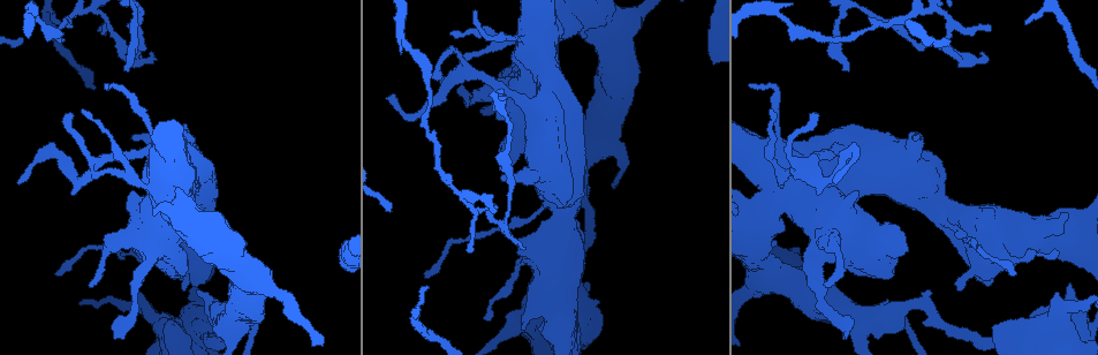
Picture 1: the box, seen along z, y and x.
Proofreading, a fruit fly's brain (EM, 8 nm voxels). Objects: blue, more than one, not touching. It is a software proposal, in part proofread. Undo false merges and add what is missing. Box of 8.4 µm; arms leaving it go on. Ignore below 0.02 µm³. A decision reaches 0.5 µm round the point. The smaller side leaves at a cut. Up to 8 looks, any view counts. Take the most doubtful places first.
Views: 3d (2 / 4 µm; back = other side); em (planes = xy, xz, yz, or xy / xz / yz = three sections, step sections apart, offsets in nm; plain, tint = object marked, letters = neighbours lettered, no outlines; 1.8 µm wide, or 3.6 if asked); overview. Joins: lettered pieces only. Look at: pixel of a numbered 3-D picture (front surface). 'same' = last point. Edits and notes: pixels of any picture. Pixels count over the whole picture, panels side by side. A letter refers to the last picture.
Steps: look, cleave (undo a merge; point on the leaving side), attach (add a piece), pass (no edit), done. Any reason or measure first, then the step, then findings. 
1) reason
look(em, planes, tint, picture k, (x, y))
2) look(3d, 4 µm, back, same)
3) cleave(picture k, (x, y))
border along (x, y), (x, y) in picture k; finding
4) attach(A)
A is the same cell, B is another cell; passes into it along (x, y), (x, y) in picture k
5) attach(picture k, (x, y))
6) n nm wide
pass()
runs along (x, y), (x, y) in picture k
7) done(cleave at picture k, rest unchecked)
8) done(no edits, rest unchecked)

calibre changes
look(em, 3.6 µm, planes, tint, picture 1, (201, 331))

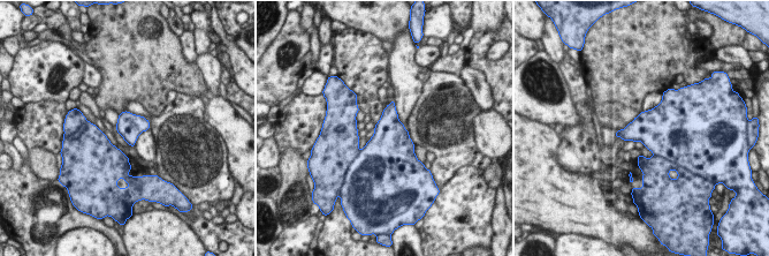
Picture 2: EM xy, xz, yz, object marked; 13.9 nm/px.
what lies round it
look(em, 3.6 µm, planes, letters, same)

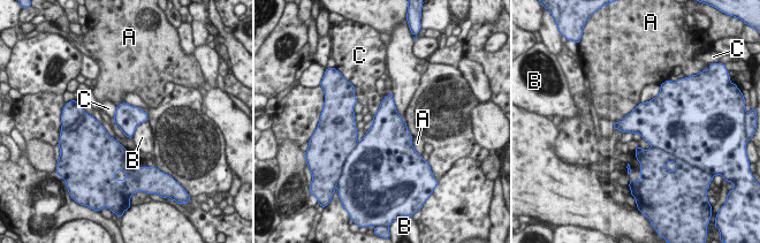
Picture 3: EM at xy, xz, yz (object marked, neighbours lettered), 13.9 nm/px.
cleave(picture 3, (663, 131))
A, B and C are other cells; border along (652, 146), (662, 149), (666, 152) in picture 3; a second neuron is stuck on

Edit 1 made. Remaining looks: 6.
branch stops here
look(em, yz, step 4, letters, picture 1, (493, 109))

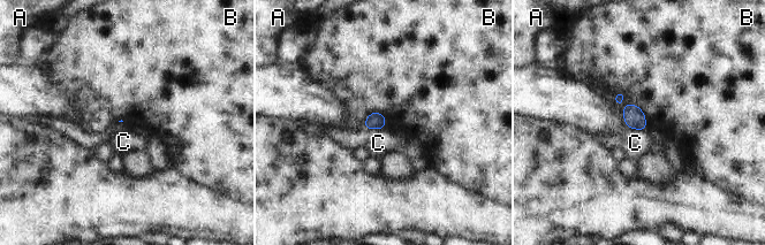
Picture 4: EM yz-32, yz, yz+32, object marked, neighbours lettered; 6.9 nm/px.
pass()
A, B and C are other cells; border along (364, 127), (384, 129) in picture 4; no lettered piece goes on from it

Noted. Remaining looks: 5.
free end
look(em, planes, plain, picture 1, (986, 60))

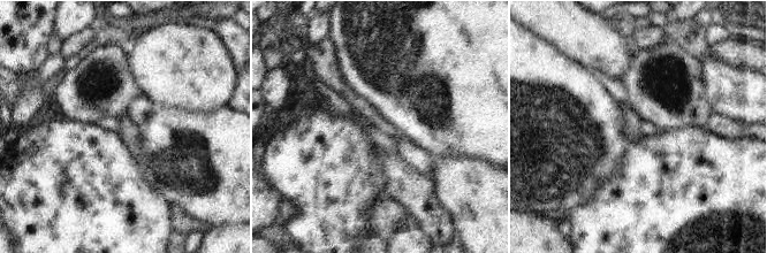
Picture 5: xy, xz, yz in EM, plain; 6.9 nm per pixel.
look(em, planes, letters, same)

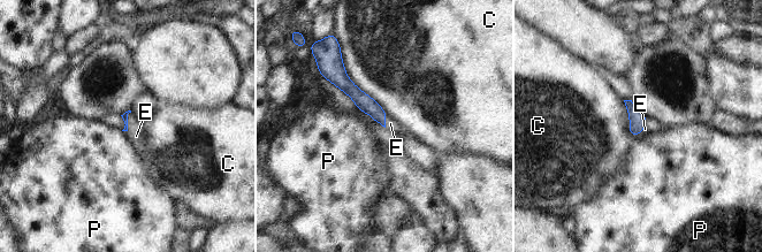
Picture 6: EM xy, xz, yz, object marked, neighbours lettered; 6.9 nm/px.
C touches over 500 nm
attach(E)
E is the same cell, C and P are other cells; passes into it along (124, 116), (127, 121), (136, 136) in picture 6; the neuron continues

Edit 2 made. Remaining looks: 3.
done(cleave at picture 3, attach at picture 6, rest unchecked)

